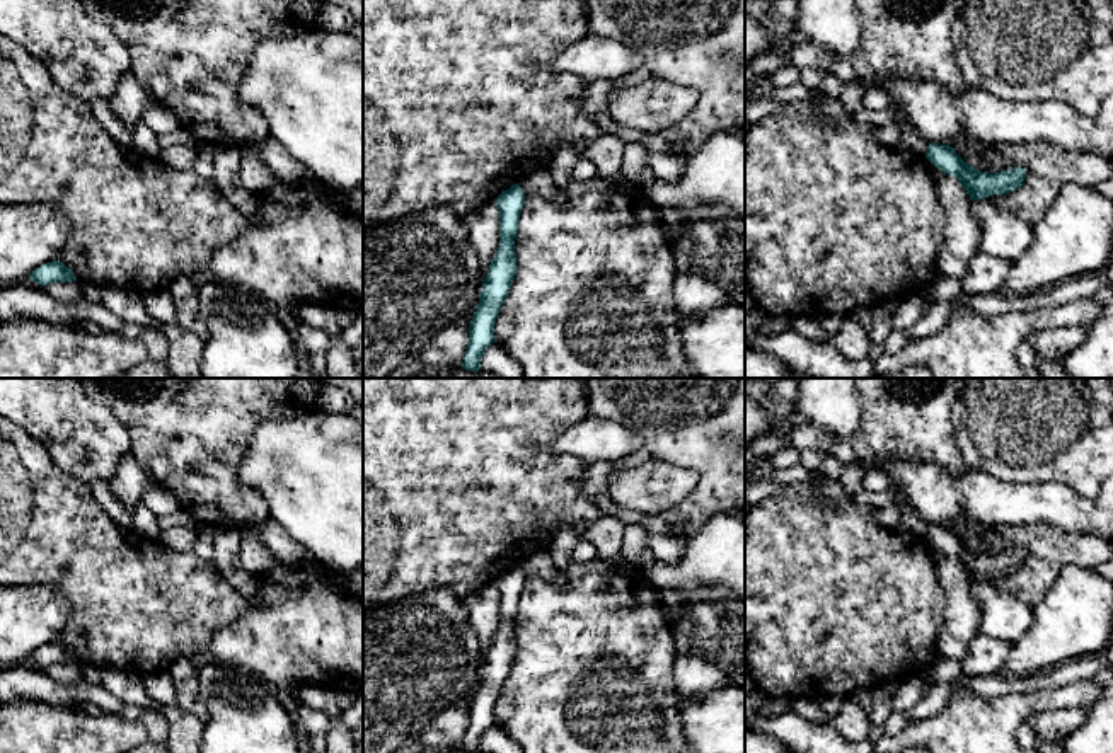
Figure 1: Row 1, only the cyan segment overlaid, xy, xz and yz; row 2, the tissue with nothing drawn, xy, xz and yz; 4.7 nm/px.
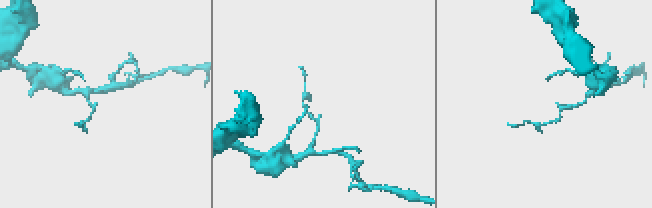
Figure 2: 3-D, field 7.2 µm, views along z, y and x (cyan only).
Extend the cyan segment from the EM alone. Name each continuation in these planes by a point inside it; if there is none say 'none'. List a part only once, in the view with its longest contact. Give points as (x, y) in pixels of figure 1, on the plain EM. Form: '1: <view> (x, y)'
none

